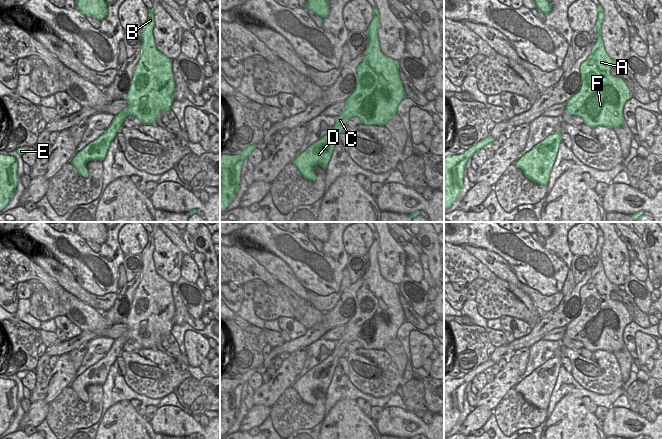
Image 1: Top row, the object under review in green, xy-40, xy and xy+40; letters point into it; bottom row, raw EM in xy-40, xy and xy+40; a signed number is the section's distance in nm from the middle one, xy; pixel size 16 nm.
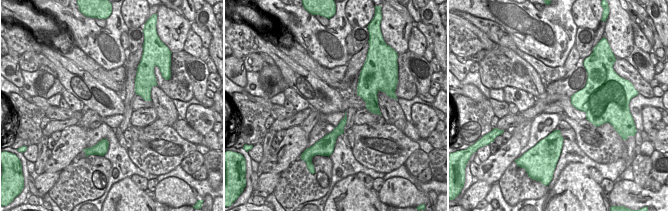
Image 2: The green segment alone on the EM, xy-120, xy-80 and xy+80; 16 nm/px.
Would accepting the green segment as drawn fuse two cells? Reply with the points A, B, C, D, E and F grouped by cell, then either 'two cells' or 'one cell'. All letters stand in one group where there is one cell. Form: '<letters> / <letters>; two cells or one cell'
A B C D E F; one cell

